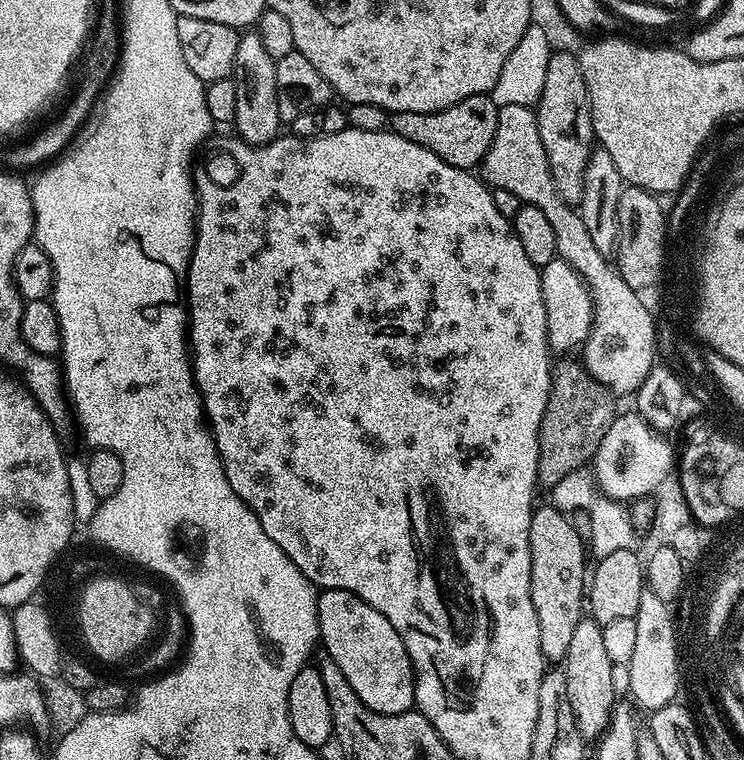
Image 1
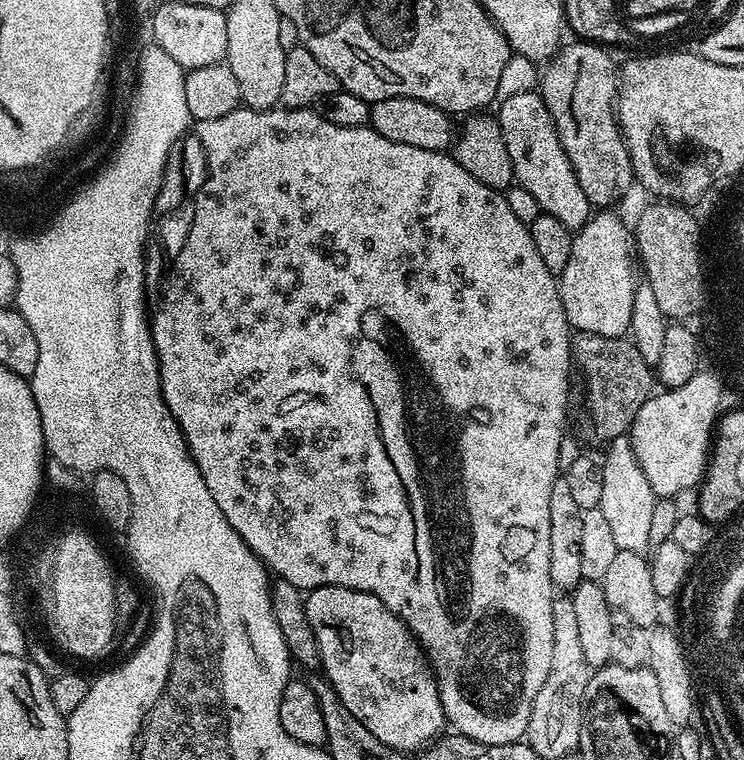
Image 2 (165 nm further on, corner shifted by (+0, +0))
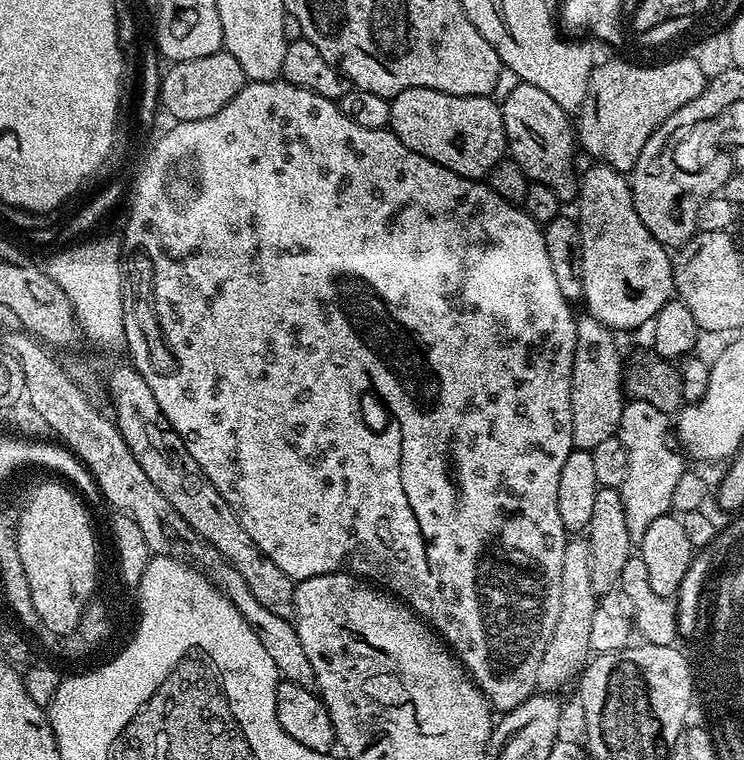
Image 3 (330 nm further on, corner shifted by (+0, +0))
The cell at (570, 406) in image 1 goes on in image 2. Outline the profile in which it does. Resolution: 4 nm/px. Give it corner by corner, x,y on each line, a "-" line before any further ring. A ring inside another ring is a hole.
576,332
572,336
572,359
574,361
575,367
580,368
584,371
584,404
588,407
588,420
592,423
592,432
597,436
598,439
603,440
603,442
609,442
610,440
617,438
618,435
627,433
632,427
634,418
638,414
638,410
642,410
642,406
648,401
648,397
653,395
654,387
652,388
652,380
654,384
654,372
651,367
646,364
646,361
639,354
636,349
636,345
631,339
621,338
618,336
603,336
602,334
594,334
593,332

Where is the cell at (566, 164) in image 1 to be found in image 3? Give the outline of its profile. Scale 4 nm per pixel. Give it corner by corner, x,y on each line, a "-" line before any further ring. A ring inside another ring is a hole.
680,56
677,60
668,60
665,64
652,64
647,68
644,64
631,64
628,60
608,60
597,63
592,70
590,86
586,90
586,98
582,102
578,117
574,122
574,131
578,144
593,157
593,161
610,165
614,171
631,173
638,162
638,154
642,154
642,146
646,146
646,138
674,114
686,102
698,98
702,94
706,77
700,69
699,59

